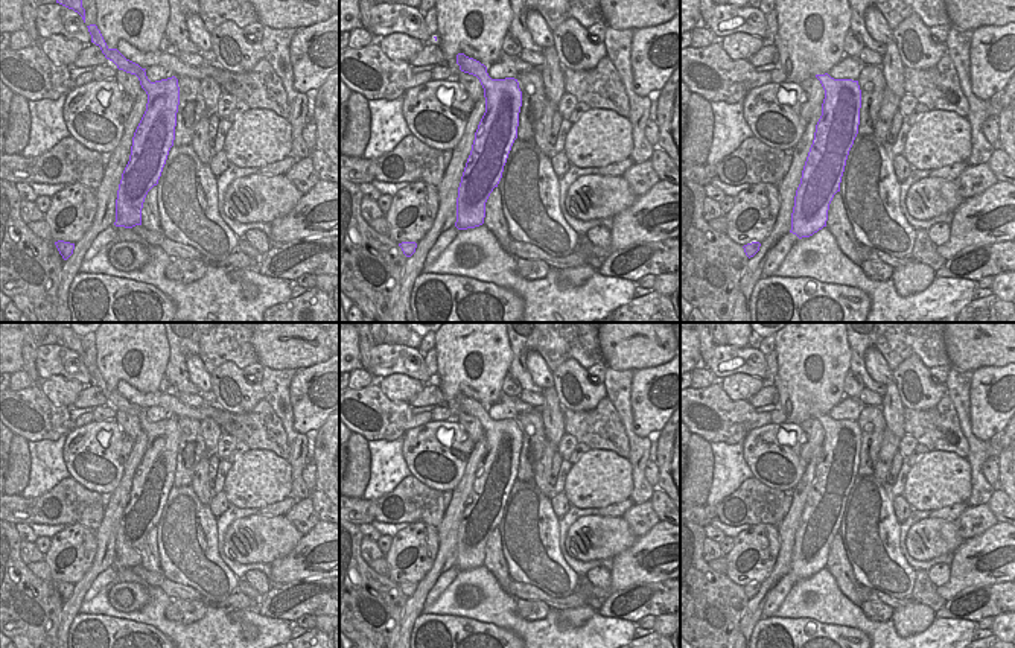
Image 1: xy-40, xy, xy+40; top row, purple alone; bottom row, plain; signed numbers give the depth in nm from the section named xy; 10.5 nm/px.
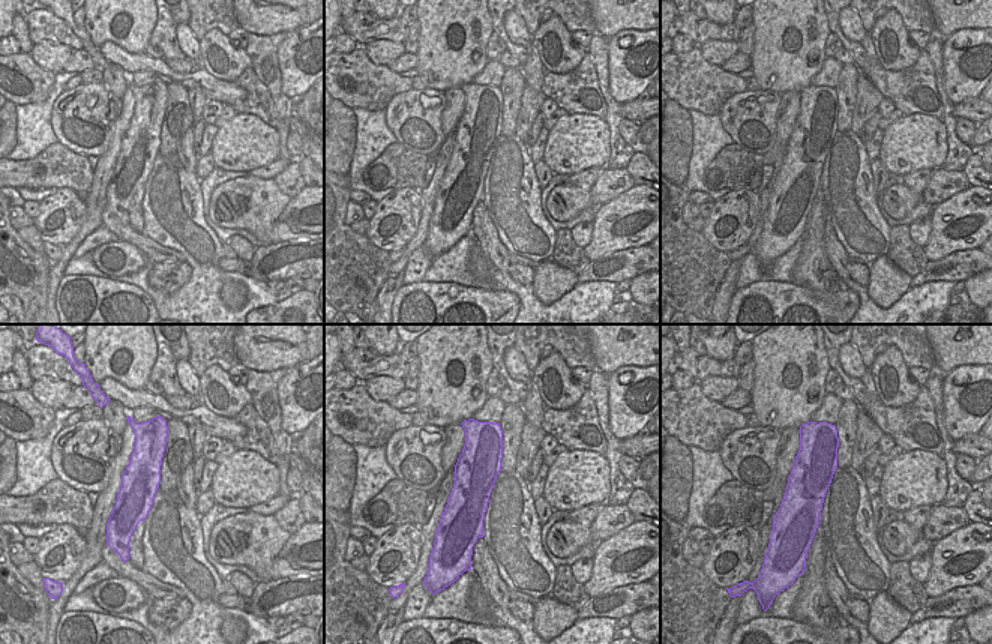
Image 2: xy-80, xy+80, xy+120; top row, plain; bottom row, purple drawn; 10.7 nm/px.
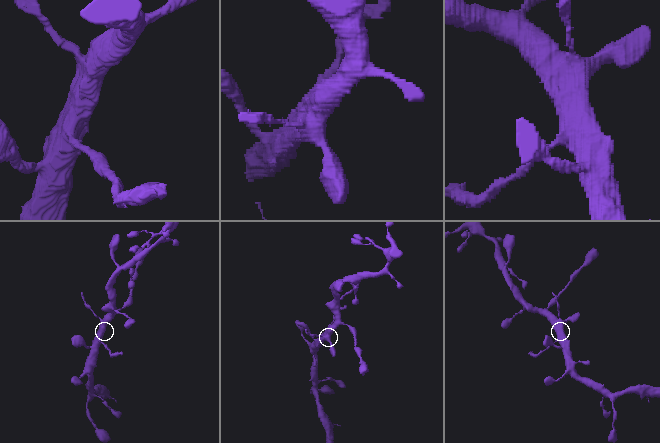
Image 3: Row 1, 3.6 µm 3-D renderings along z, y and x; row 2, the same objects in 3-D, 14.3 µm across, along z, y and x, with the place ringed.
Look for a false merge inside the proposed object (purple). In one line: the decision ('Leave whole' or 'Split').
Split.

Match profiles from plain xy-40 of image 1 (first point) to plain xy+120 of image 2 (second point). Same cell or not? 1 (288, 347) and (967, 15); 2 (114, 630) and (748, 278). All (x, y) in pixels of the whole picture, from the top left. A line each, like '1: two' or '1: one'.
1: one
2: two

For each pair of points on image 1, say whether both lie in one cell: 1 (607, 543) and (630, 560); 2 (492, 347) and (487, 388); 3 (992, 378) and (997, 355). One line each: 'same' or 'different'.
1: different
2: same
3: different

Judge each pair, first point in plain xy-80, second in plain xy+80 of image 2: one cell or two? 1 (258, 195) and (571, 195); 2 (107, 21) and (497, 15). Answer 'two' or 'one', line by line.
1: one
2: two

